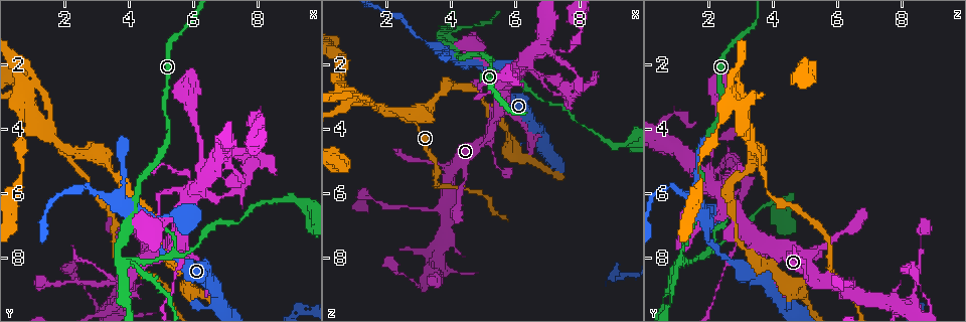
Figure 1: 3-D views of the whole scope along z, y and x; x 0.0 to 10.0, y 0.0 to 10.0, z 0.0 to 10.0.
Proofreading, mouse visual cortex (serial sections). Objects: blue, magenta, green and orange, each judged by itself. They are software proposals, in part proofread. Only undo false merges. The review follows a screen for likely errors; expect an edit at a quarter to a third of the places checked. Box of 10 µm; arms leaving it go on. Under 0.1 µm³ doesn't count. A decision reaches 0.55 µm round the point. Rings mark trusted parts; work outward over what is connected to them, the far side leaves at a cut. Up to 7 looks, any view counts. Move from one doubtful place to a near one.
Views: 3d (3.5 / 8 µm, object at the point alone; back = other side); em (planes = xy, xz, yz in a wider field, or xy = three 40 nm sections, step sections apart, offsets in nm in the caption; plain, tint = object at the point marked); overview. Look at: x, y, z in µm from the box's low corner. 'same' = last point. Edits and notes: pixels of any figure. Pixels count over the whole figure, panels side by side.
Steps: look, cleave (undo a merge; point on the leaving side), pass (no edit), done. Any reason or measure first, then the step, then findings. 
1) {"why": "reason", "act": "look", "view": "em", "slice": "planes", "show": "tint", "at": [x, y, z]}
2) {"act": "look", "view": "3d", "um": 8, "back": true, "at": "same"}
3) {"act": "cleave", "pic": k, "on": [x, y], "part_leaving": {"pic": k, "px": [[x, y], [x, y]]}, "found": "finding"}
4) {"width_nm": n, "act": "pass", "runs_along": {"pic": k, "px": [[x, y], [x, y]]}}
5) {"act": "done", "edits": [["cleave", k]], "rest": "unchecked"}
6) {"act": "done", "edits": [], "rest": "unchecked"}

{"why": "two arms in line, one across", "act": "look", "view": "3d", "um": 8, "at": [2.25, 5.00, 3.60]}

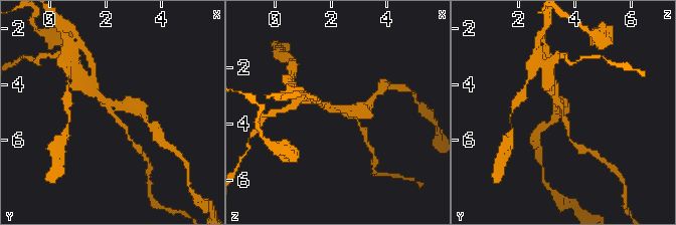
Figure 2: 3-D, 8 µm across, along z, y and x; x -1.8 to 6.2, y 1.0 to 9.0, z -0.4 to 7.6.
{"why": "need the tissue", "act": "look", "view": "em", "slice": "xy", "step": 2, "show": "tint", "at": "same"}

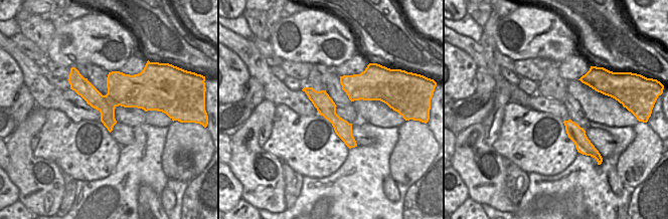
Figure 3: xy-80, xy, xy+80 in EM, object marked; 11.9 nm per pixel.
{"width_nm": 220, "act": "cleave", "pic": 2, "on": [74, 59], "border": {"pic": 3, "px": [[105, 95], [119, 104]]}, "found": "two cells meet here"}

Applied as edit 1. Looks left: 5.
{"why": "redraw", "act": "look", "view": "overview"}

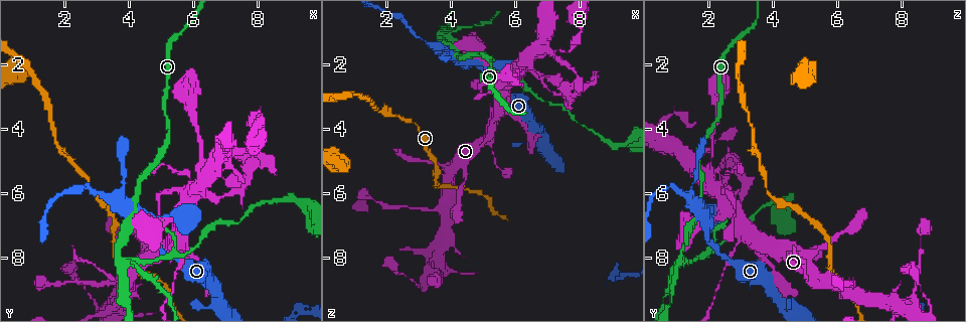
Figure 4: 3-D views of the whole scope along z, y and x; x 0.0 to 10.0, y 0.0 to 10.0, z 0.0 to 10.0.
{"why": "looks like a crossing", "act": "look", "view": "3d", "um": 3.5, "at": [5.50, 7.50, 3.45]}

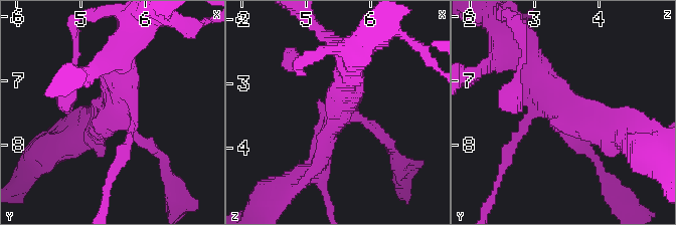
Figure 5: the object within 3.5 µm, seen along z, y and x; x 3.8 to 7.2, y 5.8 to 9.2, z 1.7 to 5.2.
{"arms": 4, "arm_widths_nm": [150, 150, 350, 500], "why": "shape alone is not enough", "act": "look", "view": "em", "slice": "xy", "step": 5, "show": "tint", "at": [5.50, 7.50, 3.50]}

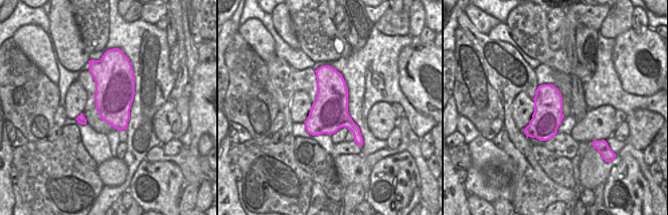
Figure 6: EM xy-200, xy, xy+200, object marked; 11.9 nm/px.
{"act": "look", "view": "em", "slice": "xy", "step": 2, "show": "tint", "at": "same"}

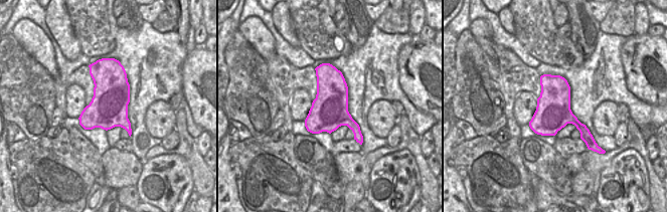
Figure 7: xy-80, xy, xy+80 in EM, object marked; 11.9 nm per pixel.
{"act": "pass", "runs_along": {"pic": 5, "px": [[620, 135], [573, 122], [522, 57]]}, "found": "all the same cell"}

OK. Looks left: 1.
{"act": "done", "edits": [["cleave", 2]], "rest": "unchecked"}

